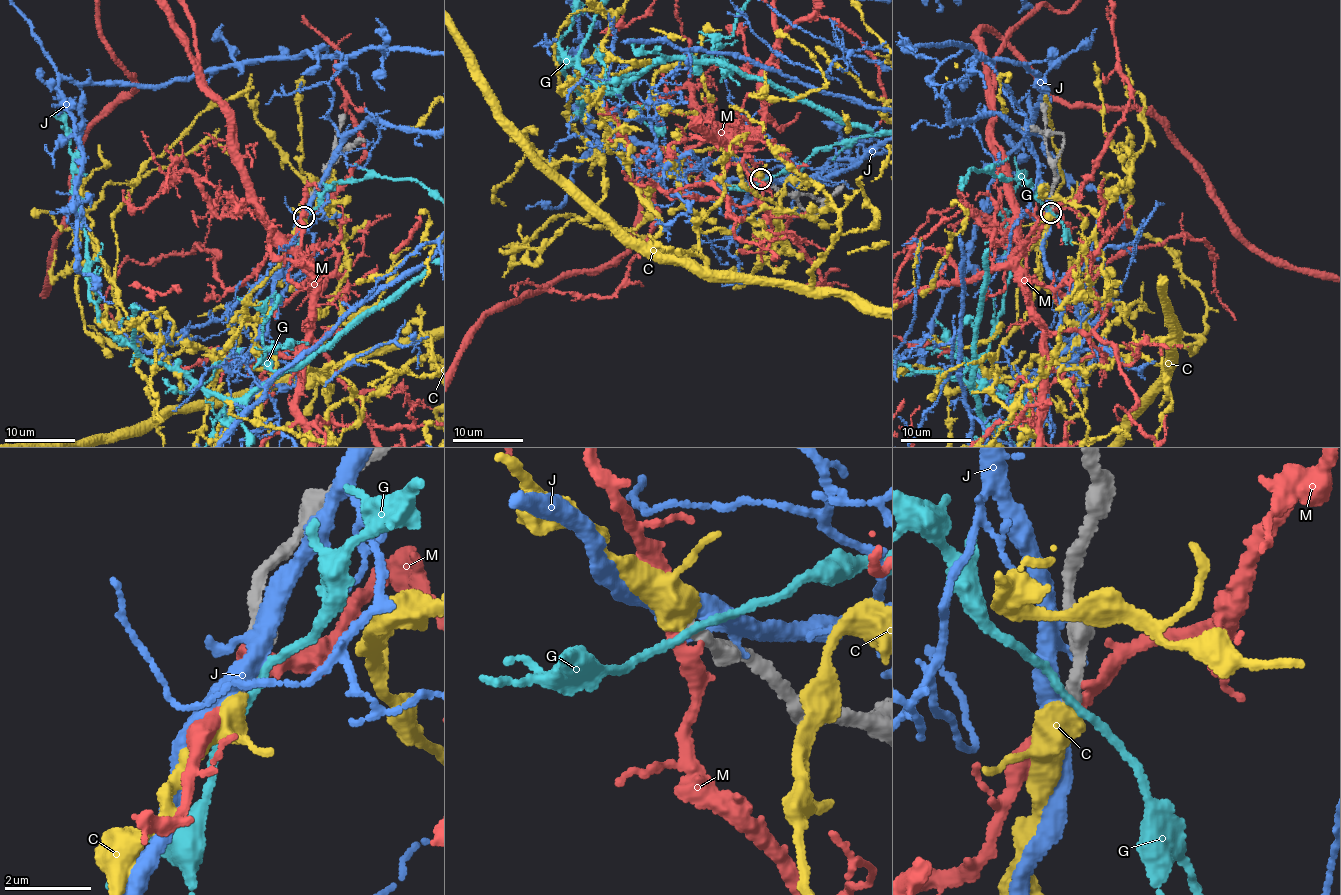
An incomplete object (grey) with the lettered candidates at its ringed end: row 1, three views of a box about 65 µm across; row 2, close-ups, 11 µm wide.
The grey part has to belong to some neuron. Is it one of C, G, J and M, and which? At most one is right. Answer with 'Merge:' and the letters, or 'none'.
Merge: C

